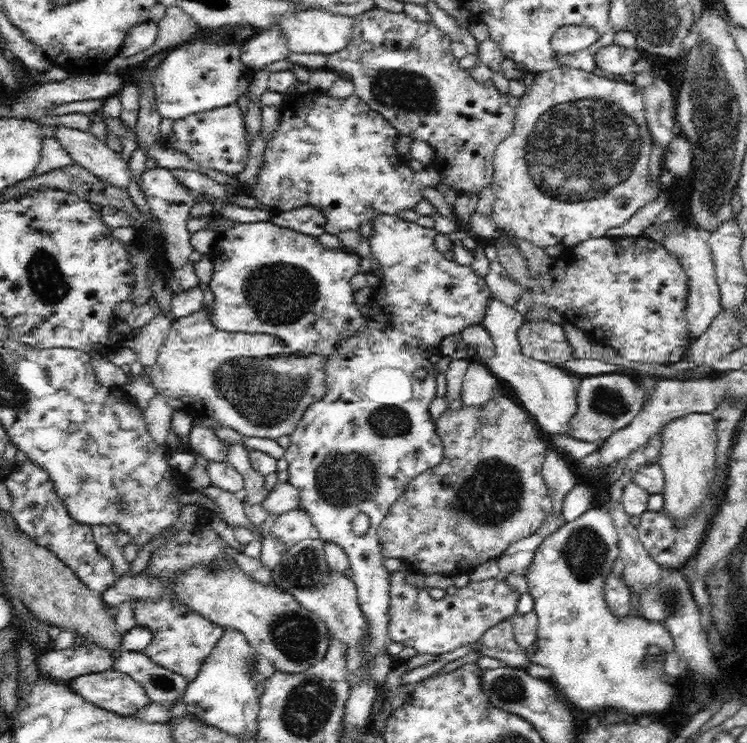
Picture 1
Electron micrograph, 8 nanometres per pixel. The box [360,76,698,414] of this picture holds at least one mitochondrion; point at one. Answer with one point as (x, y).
(576, 151)

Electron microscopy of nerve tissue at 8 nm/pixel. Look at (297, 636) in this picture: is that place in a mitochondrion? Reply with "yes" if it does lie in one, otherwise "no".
yes

